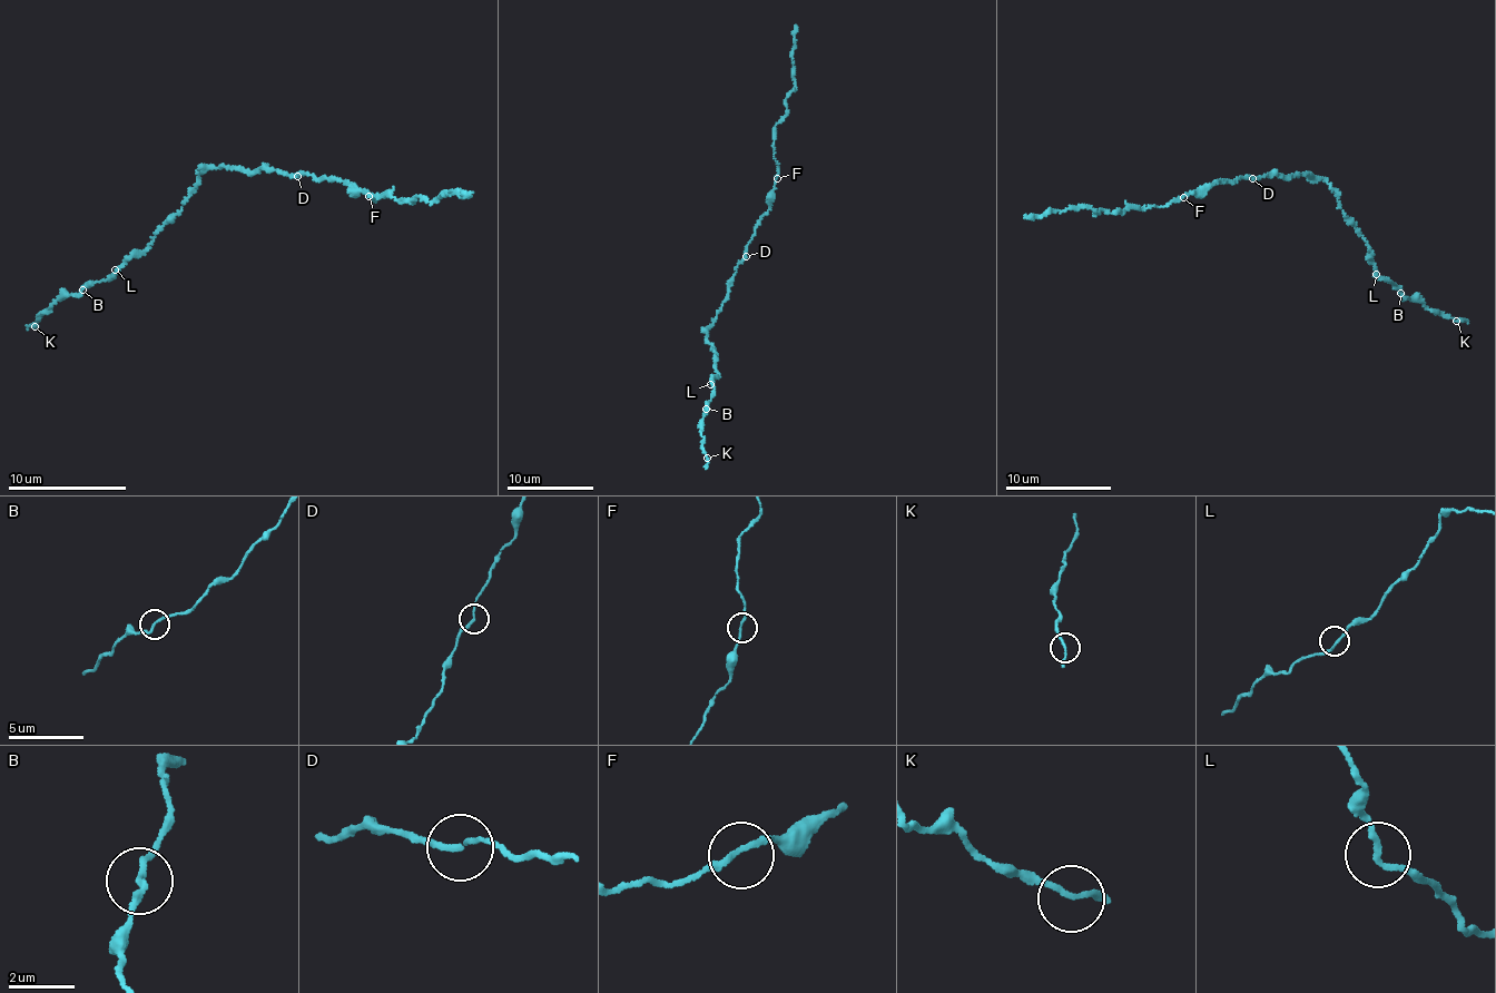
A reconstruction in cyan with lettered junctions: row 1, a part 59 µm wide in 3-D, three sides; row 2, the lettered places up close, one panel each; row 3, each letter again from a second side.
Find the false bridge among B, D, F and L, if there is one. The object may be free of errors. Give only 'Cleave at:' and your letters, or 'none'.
Cleave at: B

